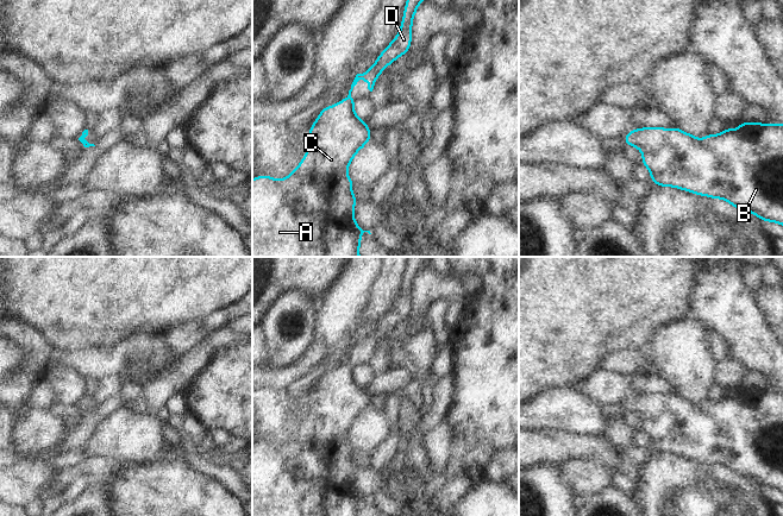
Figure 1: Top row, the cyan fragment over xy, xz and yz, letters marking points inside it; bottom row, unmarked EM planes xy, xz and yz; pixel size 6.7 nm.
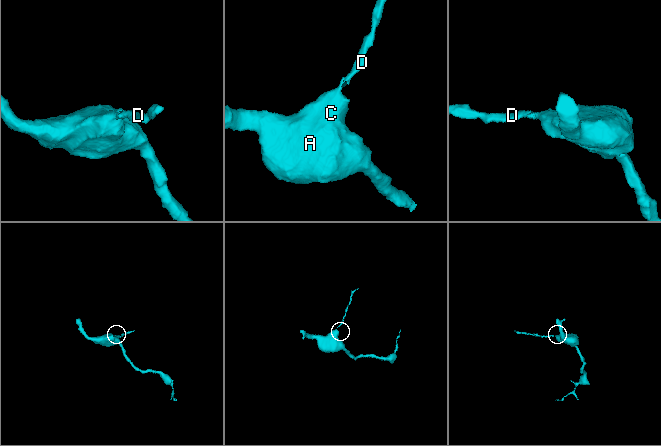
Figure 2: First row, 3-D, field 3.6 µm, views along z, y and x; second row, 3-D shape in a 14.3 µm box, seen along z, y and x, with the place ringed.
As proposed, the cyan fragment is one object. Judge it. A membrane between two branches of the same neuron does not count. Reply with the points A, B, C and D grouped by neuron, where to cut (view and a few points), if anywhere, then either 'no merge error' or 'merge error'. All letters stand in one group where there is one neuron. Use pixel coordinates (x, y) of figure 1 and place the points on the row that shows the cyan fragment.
groups A B C D; cut none; no merge error

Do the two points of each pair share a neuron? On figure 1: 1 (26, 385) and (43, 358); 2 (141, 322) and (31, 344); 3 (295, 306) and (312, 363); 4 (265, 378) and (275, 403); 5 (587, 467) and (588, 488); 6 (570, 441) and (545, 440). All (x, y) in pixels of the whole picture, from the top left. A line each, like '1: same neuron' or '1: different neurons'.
1: same neuron
2: different neurons
3: different neurons
4: different neurons
5: same neuron
6: same neuron

